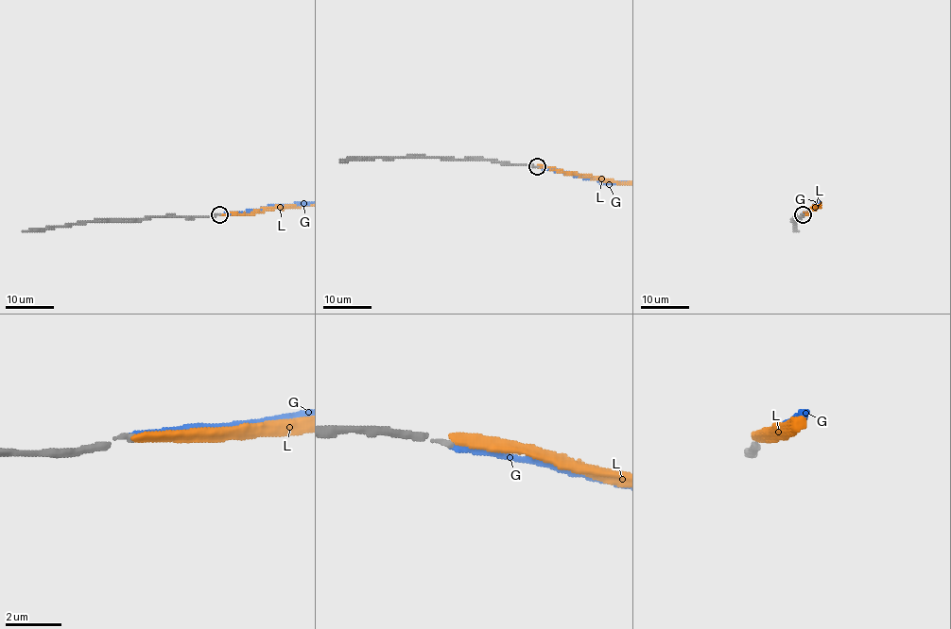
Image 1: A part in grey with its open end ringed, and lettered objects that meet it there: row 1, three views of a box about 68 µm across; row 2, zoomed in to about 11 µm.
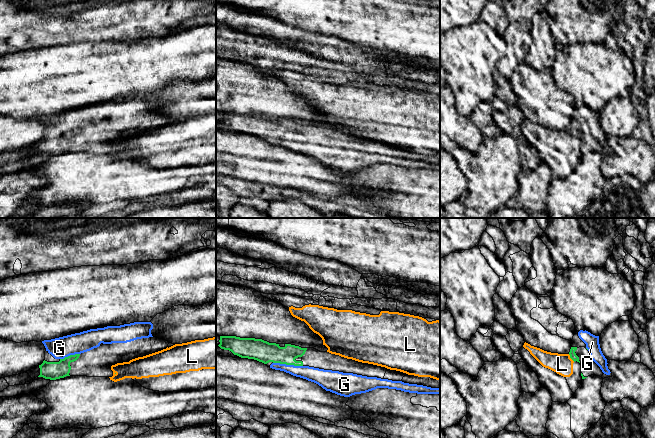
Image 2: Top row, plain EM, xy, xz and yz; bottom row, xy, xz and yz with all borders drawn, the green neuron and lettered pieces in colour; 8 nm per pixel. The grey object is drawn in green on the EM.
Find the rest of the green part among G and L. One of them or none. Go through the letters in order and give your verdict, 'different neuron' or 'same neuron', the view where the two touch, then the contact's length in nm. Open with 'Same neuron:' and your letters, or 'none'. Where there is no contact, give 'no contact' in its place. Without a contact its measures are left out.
Same neuron: G
G: same neuron; contact in xz; length 240 nm
L: different neuron; contact in yz; length 80 nm

